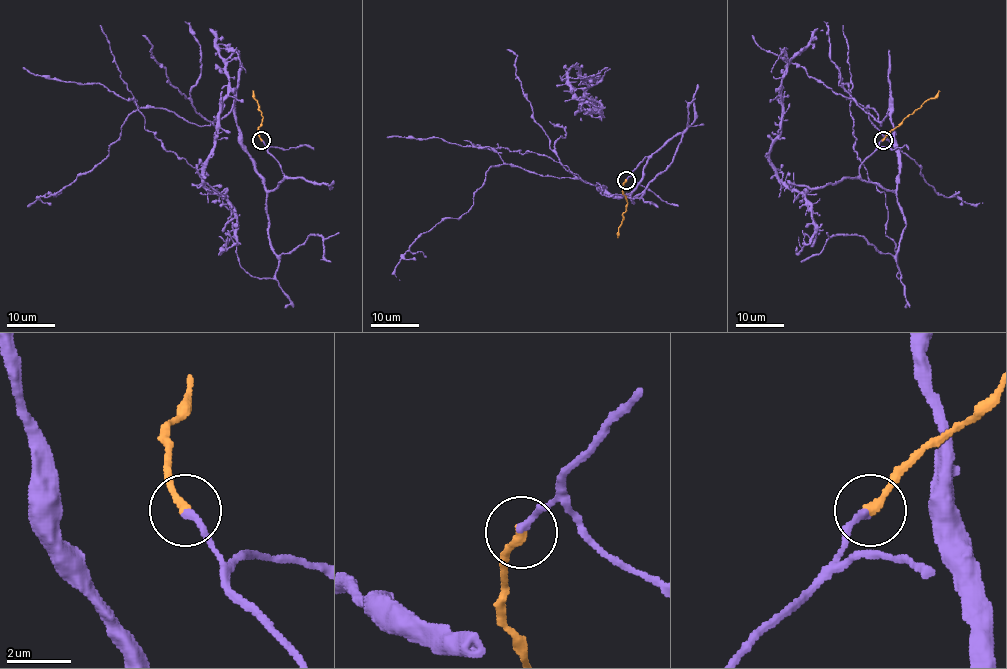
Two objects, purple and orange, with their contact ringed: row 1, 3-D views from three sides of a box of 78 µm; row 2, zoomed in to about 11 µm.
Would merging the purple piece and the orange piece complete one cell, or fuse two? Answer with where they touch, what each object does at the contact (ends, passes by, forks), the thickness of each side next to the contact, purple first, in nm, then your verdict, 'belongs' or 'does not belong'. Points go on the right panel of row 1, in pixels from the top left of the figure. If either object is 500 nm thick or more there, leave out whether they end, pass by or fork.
at (883, 140); purple ends there; orange ends there; 240 nm thick on the purple side, 280 nm on the other; belongs

